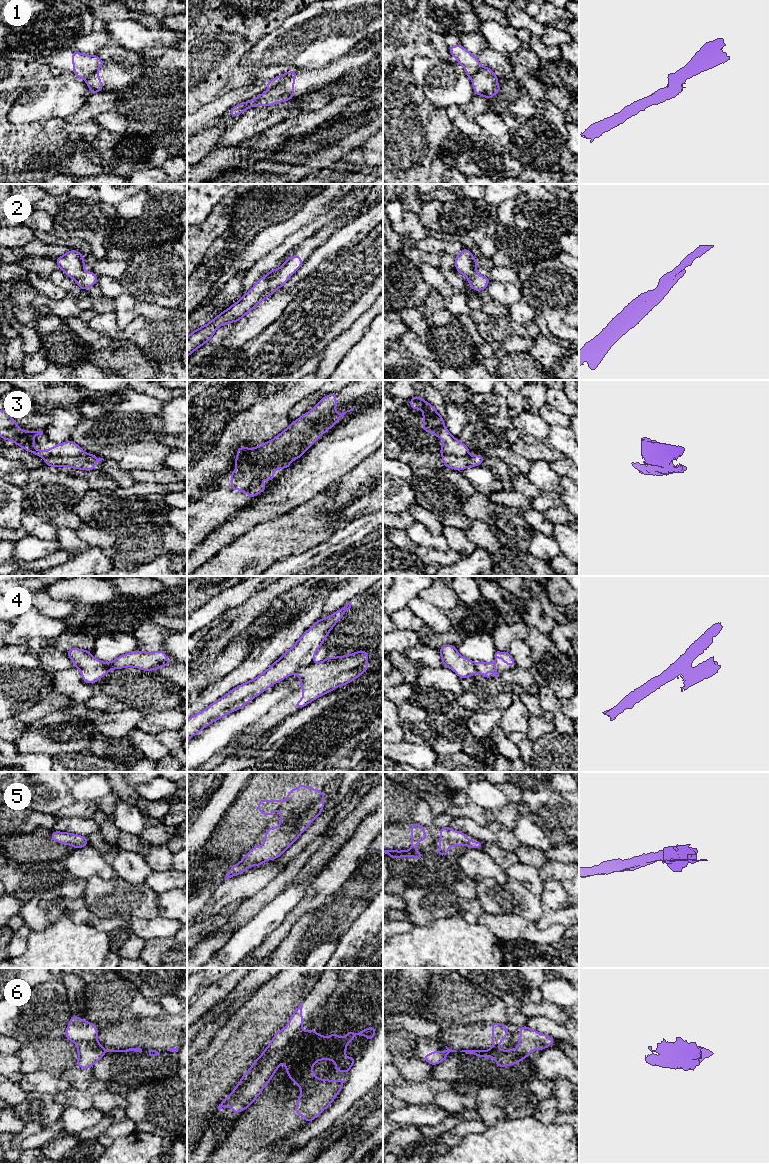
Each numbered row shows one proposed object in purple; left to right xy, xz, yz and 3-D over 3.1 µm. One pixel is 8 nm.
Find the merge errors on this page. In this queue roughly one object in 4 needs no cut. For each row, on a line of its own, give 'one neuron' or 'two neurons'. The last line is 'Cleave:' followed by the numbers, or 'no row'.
1: two neurons
2: one neuron
3: two neurons
4: two neurons
5: one neuron
6: two neurons
Cleave: 1, 3, 4, 6

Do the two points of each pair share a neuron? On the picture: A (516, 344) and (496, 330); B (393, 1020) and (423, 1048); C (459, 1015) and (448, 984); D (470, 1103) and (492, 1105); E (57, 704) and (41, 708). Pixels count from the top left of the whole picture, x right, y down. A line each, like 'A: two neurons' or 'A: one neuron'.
A: one neuron
B: one neuron
C: one neuron
D: two neurons
E: one neuron

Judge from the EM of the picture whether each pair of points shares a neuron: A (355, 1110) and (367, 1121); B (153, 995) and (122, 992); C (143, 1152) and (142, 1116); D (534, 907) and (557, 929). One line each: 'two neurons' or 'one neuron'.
A: one neuron
B: two neurons
C: two neurons
D: two neurons

